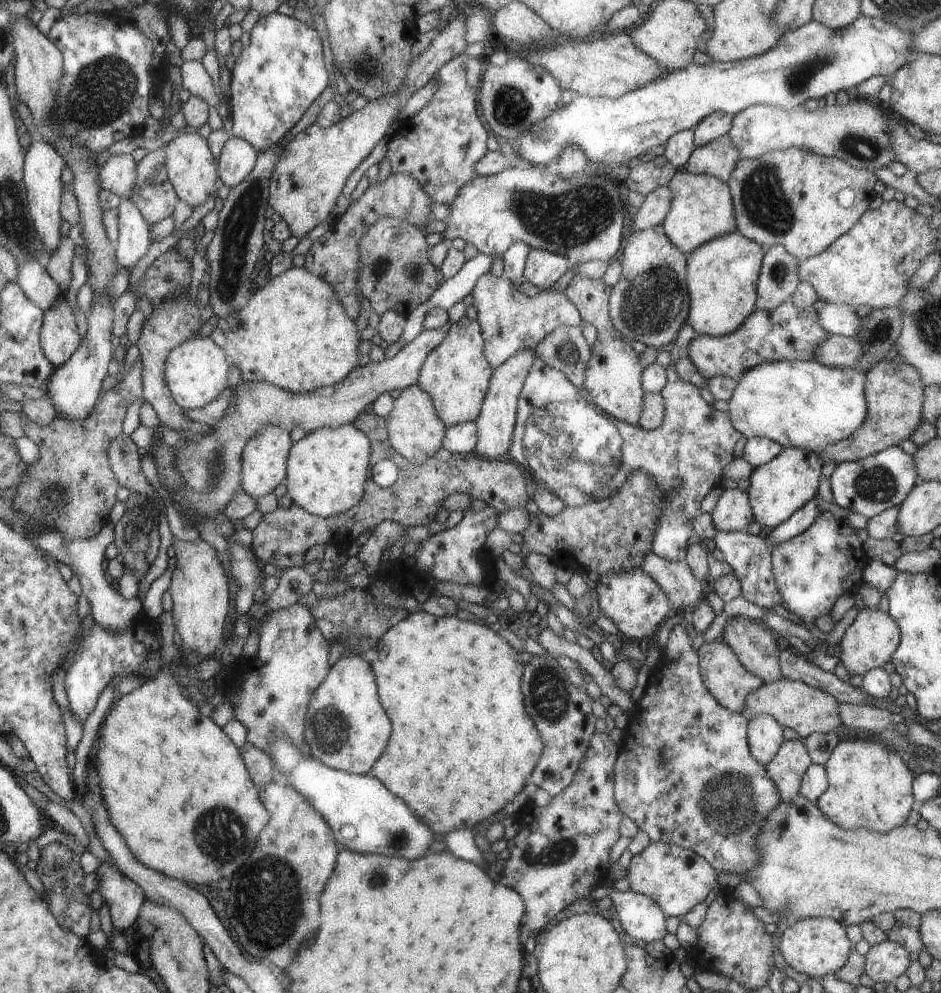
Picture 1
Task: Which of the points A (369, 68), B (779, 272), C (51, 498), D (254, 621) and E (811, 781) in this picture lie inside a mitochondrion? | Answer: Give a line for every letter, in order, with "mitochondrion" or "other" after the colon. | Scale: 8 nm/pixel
A: mitochondrion
B: mitochondrion
C: mitochondrion
D: other
E: other

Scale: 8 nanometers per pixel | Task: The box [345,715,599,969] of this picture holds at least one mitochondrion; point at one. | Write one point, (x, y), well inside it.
(563, 851)

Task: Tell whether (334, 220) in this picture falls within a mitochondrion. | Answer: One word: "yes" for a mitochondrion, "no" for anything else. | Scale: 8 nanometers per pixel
no

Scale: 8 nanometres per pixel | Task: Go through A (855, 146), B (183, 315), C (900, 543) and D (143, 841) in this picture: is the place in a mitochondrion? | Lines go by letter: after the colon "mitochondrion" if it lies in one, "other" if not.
A: mitochondrion
B: mitochondrion
C: other
D: other

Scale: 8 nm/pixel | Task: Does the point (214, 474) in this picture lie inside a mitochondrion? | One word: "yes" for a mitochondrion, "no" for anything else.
yes

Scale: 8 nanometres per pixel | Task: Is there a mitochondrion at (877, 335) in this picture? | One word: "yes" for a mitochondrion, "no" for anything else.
yes

